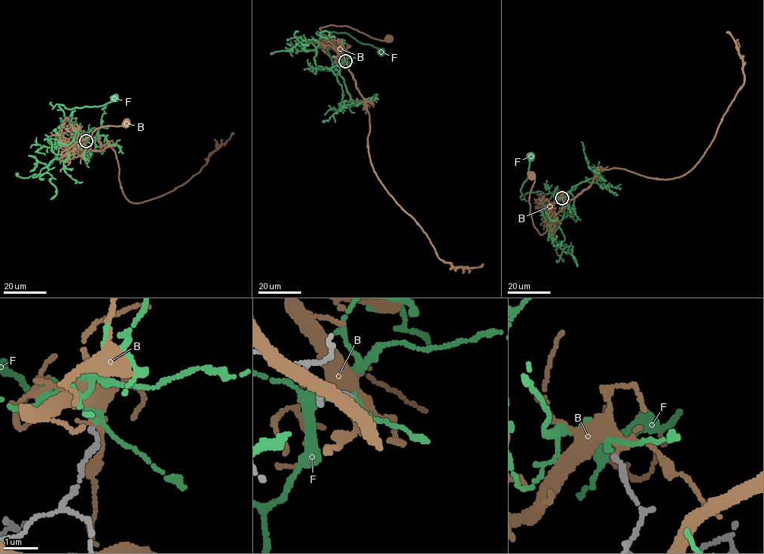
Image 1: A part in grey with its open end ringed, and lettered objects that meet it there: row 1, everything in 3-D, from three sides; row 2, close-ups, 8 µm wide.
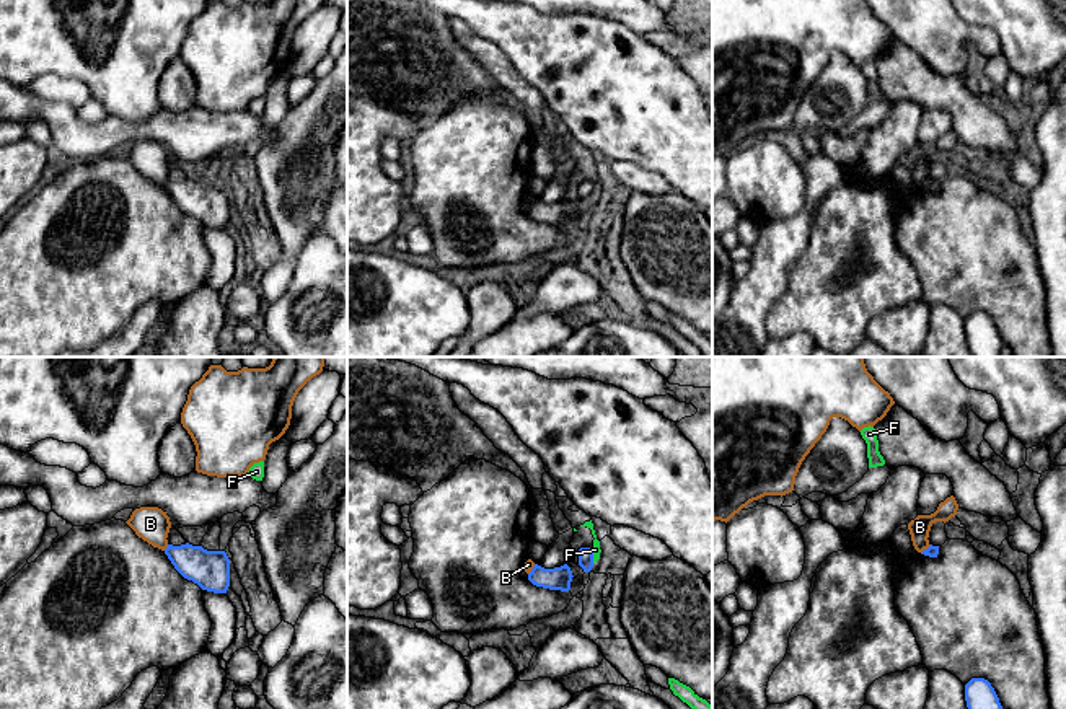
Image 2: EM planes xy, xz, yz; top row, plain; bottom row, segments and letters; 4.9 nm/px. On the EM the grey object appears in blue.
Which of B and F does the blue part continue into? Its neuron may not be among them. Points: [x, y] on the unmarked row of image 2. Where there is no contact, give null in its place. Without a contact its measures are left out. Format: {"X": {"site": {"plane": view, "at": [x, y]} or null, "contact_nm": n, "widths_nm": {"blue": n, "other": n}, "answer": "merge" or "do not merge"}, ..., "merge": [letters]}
{"B": {"site": {"plane": "xy", "at": [167, 183]}, "contact_nm": 40, "widths_nm": {"blue": 190, "other": 170}, "answer": "do not merge"}, "F": {"site": {"plane": "xz", "at": [592, 191]}, "contact_nm": 70, "widths_nm": {"blue": 80, "other": 50}, "answer": "do not merge"}, "merge": []}

